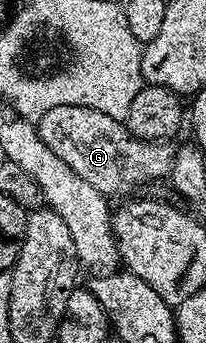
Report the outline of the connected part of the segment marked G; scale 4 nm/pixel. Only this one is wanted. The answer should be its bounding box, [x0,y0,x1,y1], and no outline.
[35,108,175,196]

